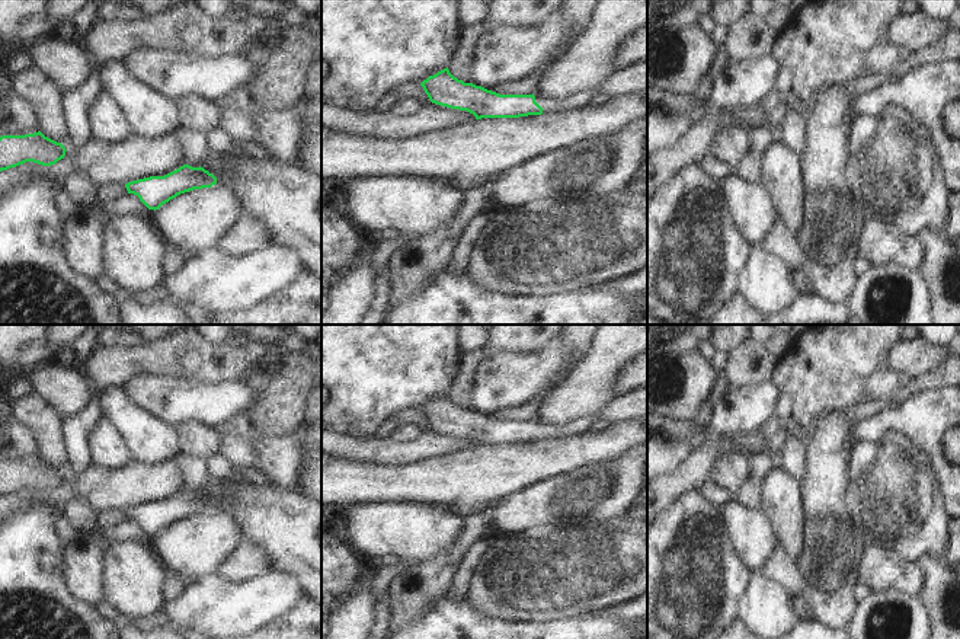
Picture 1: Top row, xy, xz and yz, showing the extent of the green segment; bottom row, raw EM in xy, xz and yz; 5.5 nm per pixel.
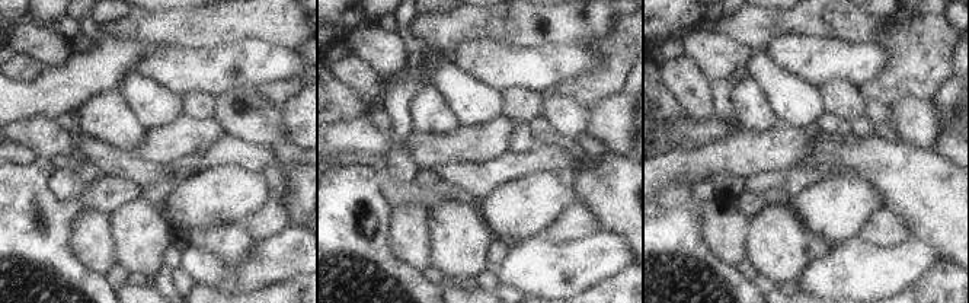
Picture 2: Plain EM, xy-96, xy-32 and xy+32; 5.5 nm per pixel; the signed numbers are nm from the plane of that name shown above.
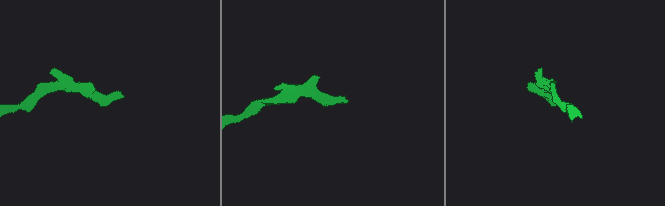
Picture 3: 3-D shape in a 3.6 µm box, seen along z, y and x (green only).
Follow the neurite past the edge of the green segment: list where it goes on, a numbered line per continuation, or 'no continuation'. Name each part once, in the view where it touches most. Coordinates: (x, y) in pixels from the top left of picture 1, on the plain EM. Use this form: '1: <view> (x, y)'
1: xy (217, 495)

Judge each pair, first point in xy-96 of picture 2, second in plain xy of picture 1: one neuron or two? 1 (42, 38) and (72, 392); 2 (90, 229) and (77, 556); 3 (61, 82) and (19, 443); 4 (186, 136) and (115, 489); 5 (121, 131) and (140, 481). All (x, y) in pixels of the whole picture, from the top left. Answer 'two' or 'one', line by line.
1: one
2: one
3: one
4: one
5: two

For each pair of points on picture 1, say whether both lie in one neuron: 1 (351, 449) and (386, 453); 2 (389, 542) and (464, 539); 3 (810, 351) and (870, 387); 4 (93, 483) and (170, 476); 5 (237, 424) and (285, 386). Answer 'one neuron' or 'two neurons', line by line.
1: one neuron
2: two neurons
3: two neurons
4: one neuron
5: one neuron

